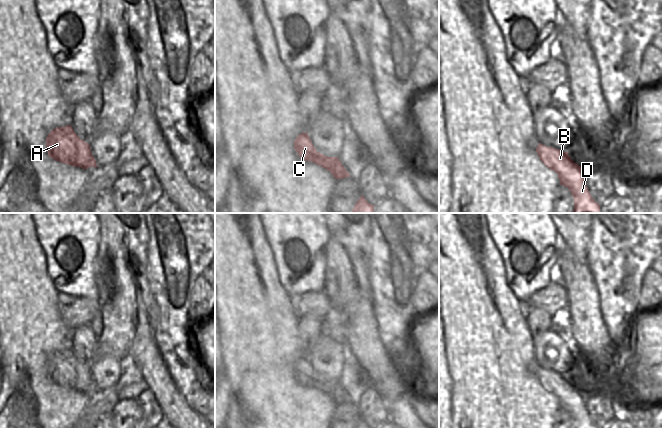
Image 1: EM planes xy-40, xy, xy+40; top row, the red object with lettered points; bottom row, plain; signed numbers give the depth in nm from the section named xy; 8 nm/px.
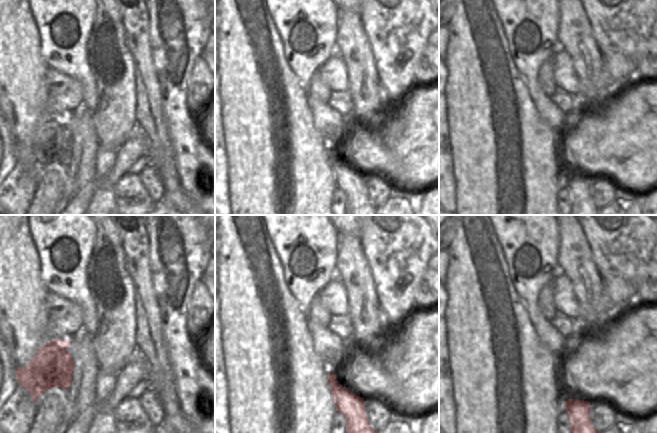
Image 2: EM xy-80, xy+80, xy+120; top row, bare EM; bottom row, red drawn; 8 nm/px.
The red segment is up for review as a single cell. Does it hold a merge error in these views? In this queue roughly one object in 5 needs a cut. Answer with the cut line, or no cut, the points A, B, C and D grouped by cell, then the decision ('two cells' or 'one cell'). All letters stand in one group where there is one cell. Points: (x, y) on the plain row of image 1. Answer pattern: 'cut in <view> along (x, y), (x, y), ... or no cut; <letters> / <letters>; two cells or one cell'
no cut; A B C D; one cell

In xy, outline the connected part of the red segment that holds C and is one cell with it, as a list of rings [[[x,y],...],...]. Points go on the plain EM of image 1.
[[[301,357],[294,364],[294,372],[301,383],[312,385],[313,387],[327,393],[335,403],[350,401],[338,381],[327,381],[316,375],[308,357]]]

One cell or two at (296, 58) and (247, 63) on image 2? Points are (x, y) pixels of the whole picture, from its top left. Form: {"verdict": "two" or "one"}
{"verdict": "two"}

